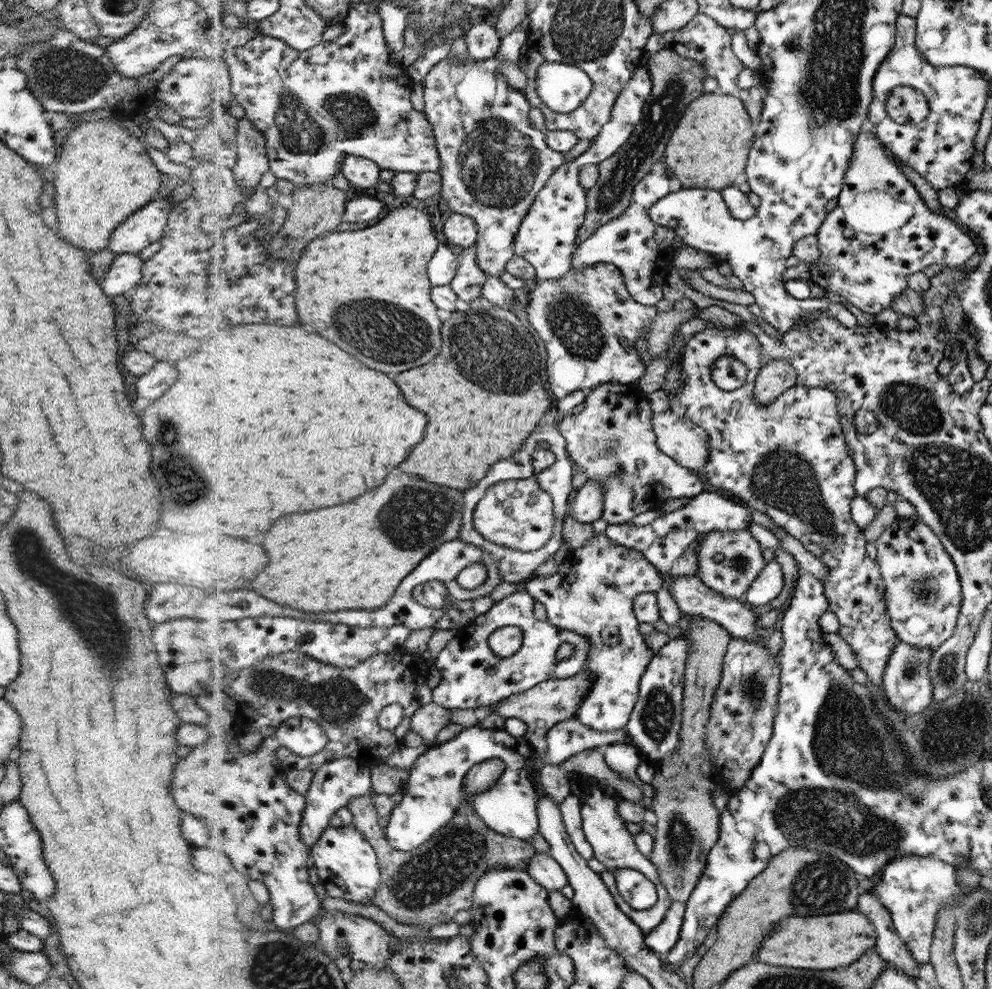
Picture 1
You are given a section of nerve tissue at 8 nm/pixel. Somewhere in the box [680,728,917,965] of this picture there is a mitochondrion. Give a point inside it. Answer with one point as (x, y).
(833, 885)

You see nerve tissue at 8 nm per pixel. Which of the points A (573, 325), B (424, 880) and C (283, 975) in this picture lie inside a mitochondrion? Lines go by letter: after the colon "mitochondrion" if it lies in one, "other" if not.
A: mitochondrion
B: mitochondrion
C: mitochondrion

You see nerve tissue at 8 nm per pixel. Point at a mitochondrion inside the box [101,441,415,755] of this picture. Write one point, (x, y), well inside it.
(336, 700)

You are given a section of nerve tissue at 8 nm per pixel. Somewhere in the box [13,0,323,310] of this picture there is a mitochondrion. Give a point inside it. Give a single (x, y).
(69, 76)

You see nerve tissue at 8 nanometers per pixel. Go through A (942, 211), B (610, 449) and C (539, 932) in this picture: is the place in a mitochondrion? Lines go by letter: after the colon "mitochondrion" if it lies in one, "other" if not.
A: other
B: mitochondrion
C: other

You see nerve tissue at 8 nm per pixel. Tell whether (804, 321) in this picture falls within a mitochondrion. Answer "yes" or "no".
no

